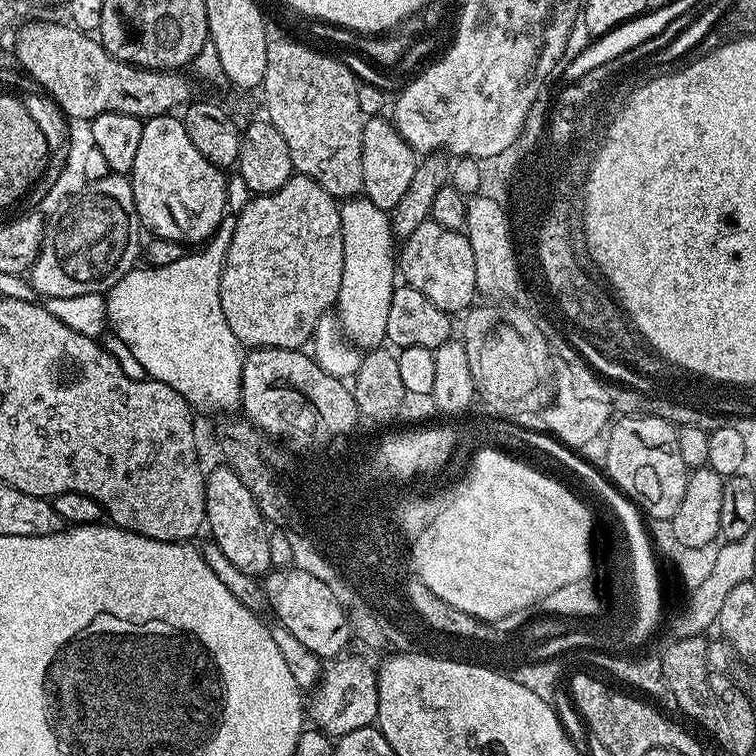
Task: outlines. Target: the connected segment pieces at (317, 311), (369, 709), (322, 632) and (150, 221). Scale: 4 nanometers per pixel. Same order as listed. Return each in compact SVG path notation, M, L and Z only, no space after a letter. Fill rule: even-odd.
M294 174L276 192L265 192L251 197L252 201L237 215L237 226L230 241L229 252L226 254L225 267L221 274L221 304L226 316L226 323L234 330L234 338L245 349L253 348L295 348L303 349L316 335L316 324L335 305L338 290L342 286L342 230L340 229L340 204L337 197L332 196L318 182L308 176Z
M345 655L336 658L323 669L323 676L315 691L316 701L311 701L310 716L316 719L315 727L332 738L361 730L362 727L376 724L379 700L379 678L371 673L369 665L364 665L367 655Z
M291 567L269 571L262 583L271 613L276 614L278 624L294 634L307 650L321 658L336 658L345 651L343 648L350 636L348 613L338 604L325 582Z
M169 114L150 117L144 120L142 138L138 138L138 154L134 154L134 166L130 173L130 179L132 181L132 189L134 190L134 206L136 207L136 213L138 214L141 225L143 225L147 231L149 228L149 233L151 233L153 237L176 240L178 243L185 246L192 246L195 240L201 240L201 242L207 241L226 215L226 209L224 209L224 207L228 204L228 184L224 181L224 176L225 173L221 171L221 169L212 165L202 154L198 154L198 146L194 146L194 142L190 142L190 134L186 134L186 126L179 115Z

